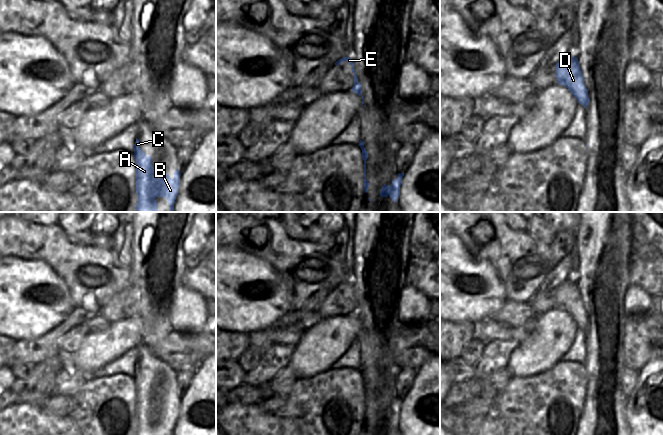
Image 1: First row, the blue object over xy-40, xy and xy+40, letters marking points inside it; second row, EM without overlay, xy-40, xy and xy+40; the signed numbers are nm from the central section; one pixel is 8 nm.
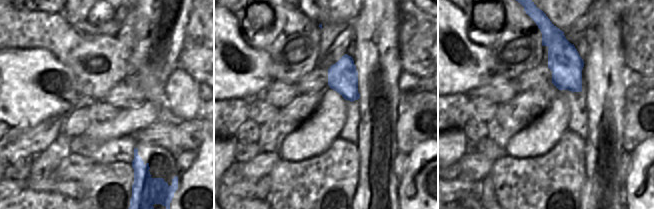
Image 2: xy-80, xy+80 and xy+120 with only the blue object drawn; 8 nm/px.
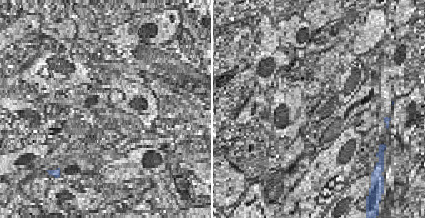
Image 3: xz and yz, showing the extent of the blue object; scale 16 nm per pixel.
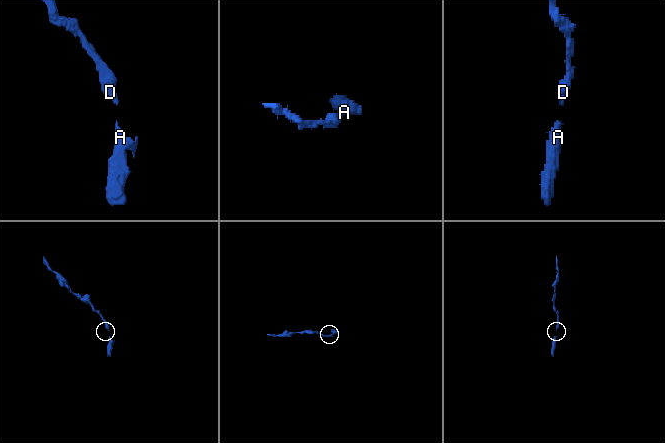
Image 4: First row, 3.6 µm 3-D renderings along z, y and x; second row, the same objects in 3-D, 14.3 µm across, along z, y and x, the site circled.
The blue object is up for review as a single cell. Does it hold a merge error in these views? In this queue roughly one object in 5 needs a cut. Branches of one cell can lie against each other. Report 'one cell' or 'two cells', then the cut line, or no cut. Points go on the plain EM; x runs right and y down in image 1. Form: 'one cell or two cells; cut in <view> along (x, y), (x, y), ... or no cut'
one cell; no cut

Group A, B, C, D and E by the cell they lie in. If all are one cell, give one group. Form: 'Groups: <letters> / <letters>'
Groups: A B C D E

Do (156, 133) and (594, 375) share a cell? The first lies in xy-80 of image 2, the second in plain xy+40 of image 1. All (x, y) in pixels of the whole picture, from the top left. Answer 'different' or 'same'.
different

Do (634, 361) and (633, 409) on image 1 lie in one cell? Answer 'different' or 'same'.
different

